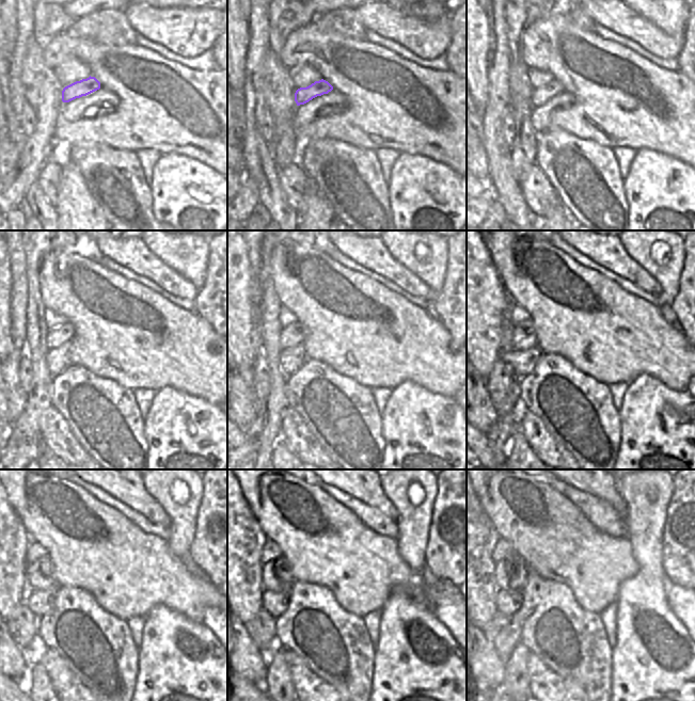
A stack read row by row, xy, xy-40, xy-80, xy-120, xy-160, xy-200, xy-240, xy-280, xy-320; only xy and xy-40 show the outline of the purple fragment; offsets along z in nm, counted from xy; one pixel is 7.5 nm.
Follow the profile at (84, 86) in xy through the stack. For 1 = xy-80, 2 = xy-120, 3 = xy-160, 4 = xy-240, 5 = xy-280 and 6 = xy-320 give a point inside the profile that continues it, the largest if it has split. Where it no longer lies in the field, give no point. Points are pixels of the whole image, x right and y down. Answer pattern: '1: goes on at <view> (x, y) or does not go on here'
1: goes on at xy-80 (540, 95)
2: goes on at xy-120 (57, 336)
3: goes on at xy-160 (293, 335)
4: goes on at xy-240 (35, 580)
5: goes on at xy-280 (282, 584)
6: goes on at xy-320 (501, 574)

